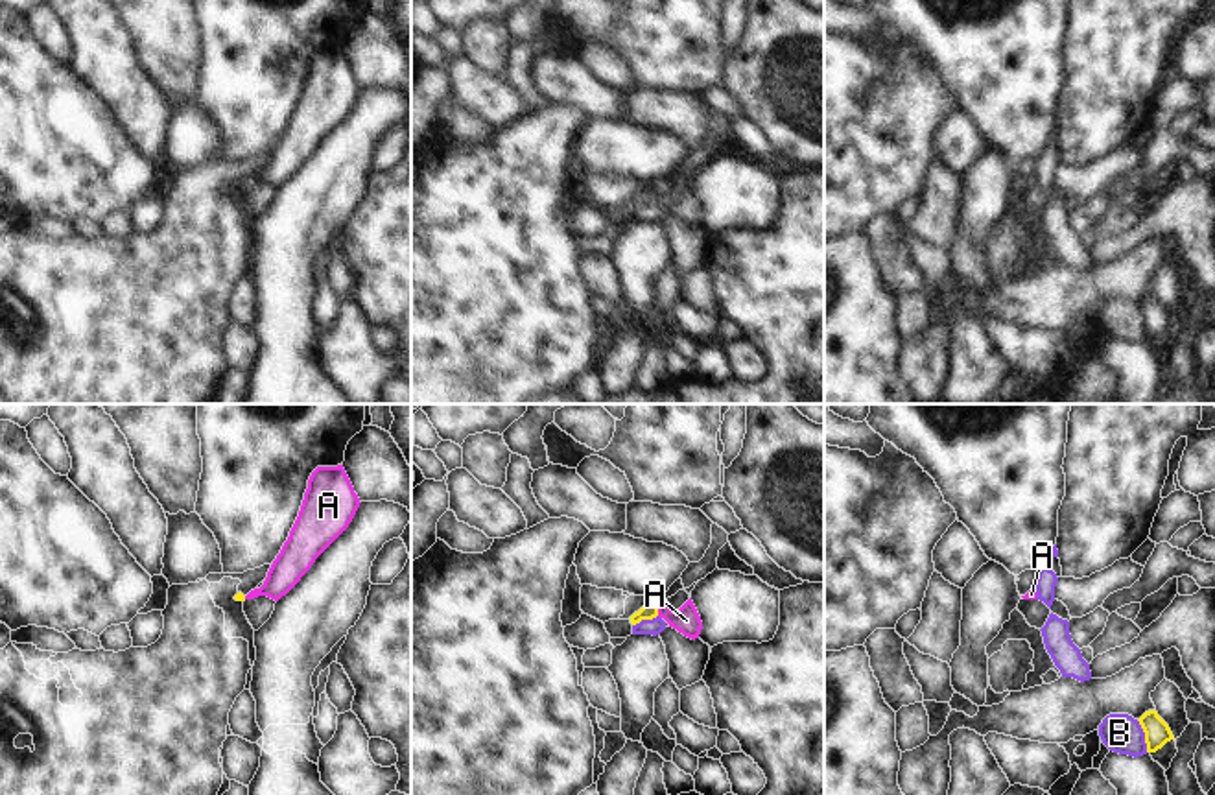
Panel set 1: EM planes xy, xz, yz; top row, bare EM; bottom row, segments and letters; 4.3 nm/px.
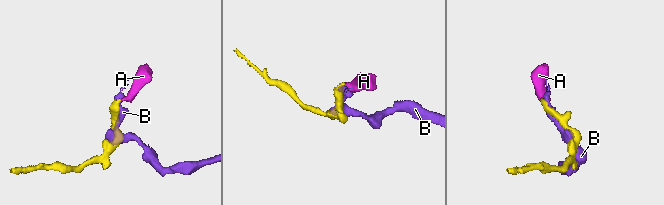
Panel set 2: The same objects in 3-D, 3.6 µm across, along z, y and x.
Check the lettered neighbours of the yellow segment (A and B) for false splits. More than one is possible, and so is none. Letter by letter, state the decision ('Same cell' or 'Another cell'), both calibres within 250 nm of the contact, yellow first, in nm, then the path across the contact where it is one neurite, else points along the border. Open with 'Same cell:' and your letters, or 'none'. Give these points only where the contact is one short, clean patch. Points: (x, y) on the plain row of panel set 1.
Same cell: A
A: Same cell. Thickness 70 nm (yellow) against 120 nm. Path across: xz (649, 198), (657, 196), (686, 207)
B: Another cell. Thickness 110 nm (yellow) against 170 nm.

